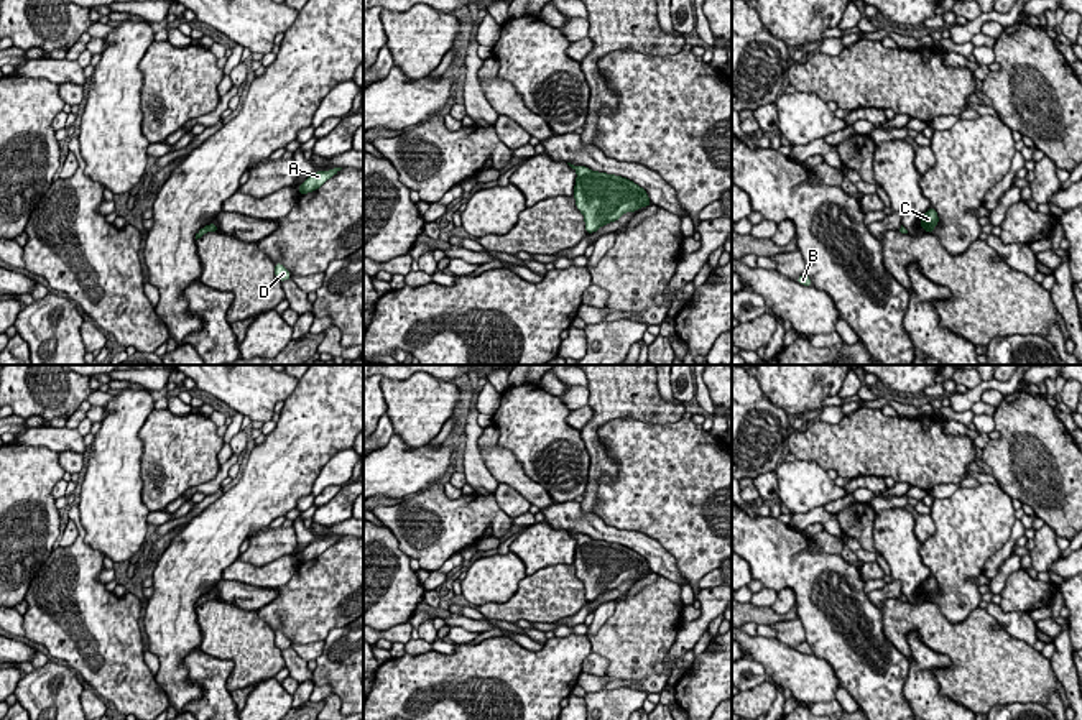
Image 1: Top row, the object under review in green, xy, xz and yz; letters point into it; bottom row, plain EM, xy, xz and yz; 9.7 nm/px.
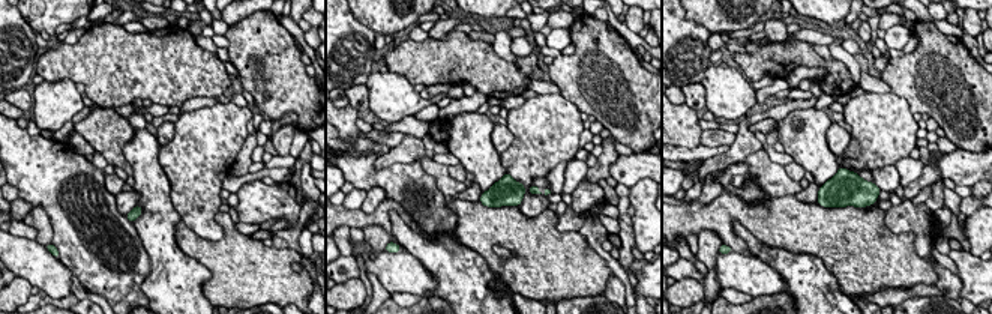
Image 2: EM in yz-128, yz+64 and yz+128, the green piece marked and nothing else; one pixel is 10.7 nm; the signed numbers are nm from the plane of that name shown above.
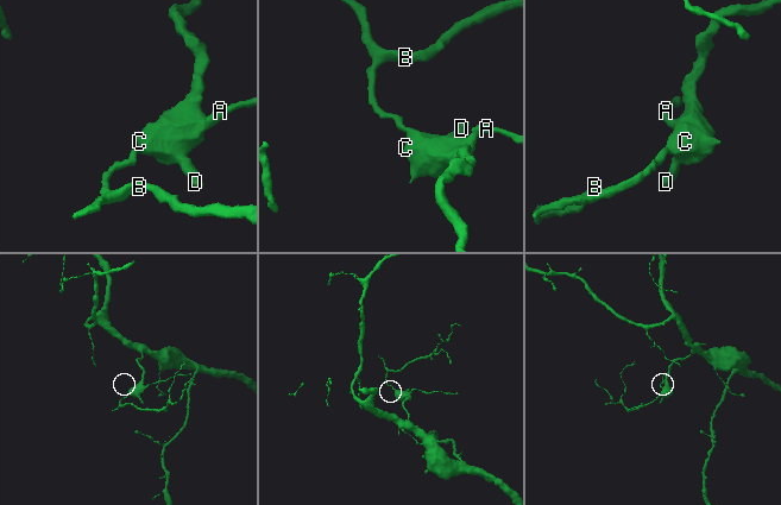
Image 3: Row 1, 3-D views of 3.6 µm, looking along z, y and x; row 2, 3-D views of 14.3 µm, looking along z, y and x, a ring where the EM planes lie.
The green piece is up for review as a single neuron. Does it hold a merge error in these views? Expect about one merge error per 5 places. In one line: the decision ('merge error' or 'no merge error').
no merge error

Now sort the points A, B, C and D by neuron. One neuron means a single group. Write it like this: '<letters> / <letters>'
A B C D

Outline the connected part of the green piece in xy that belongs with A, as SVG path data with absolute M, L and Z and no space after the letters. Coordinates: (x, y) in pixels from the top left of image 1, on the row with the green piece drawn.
M334 168L334 169L329 169L329 171L312 173L311 176L307 176L307 179L303 184L299 184L298 192L307 194L307 192L319 189L327 179L335 176L340 169L342 168Z

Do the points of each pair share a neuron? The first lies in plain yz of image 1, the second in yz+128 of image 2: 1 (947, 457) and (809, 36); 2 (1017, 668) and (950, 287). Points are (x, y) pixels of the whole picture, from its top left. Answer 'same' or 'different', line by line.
1: different
2: different

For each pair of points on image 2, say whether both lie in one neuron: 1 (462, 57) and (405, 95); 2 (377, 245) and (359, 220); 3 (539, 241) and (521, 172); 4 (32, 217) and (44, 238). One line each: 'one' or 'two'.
1: two
2: two
3: two
4: one

